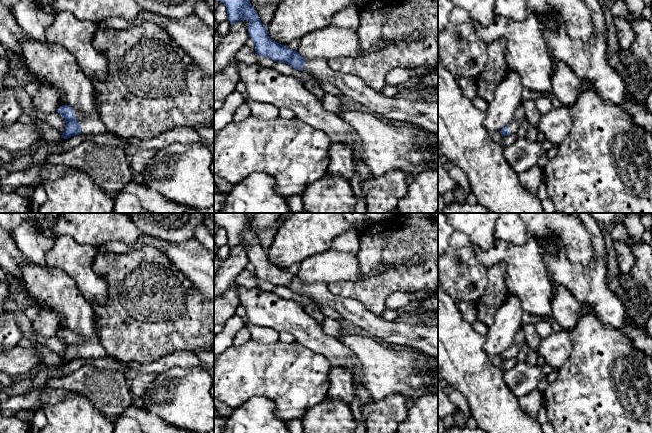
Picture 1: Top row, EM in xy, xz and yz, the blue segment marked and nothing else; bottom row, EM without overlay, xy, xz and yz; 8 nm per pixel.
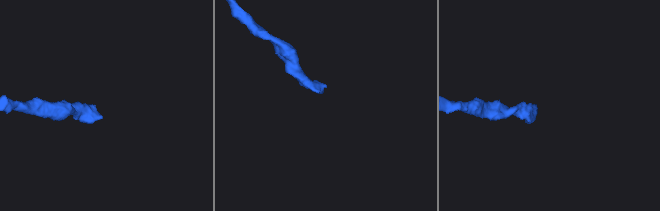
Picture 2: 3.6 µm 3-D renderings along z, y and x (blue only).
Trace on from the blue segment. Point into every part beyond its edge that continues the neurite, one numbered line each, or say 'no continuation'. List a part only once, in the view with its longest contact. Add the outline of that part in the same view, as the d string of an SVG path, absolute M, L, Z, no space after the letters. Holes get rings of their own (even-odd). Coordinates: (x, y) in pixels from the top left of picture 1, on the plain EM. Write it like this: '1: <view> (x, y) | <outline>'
1: xy (91, 348) | M74 333L74 337L82 352L82 358L104 358L108 356L107 351L98 337L84 339L77 333Z

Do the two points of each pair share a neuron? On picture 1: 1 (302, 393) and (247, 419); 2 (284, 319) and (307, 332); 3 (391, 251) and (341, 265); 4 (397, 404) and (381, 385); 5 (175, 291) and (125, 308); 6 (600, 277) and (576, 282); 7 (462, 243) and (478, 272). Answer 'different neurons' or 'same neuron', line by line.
1: different neurons
2: same neuron
3: different neurons
4: different neurons
5: same neuron
6: same neuron
7: same neuron

